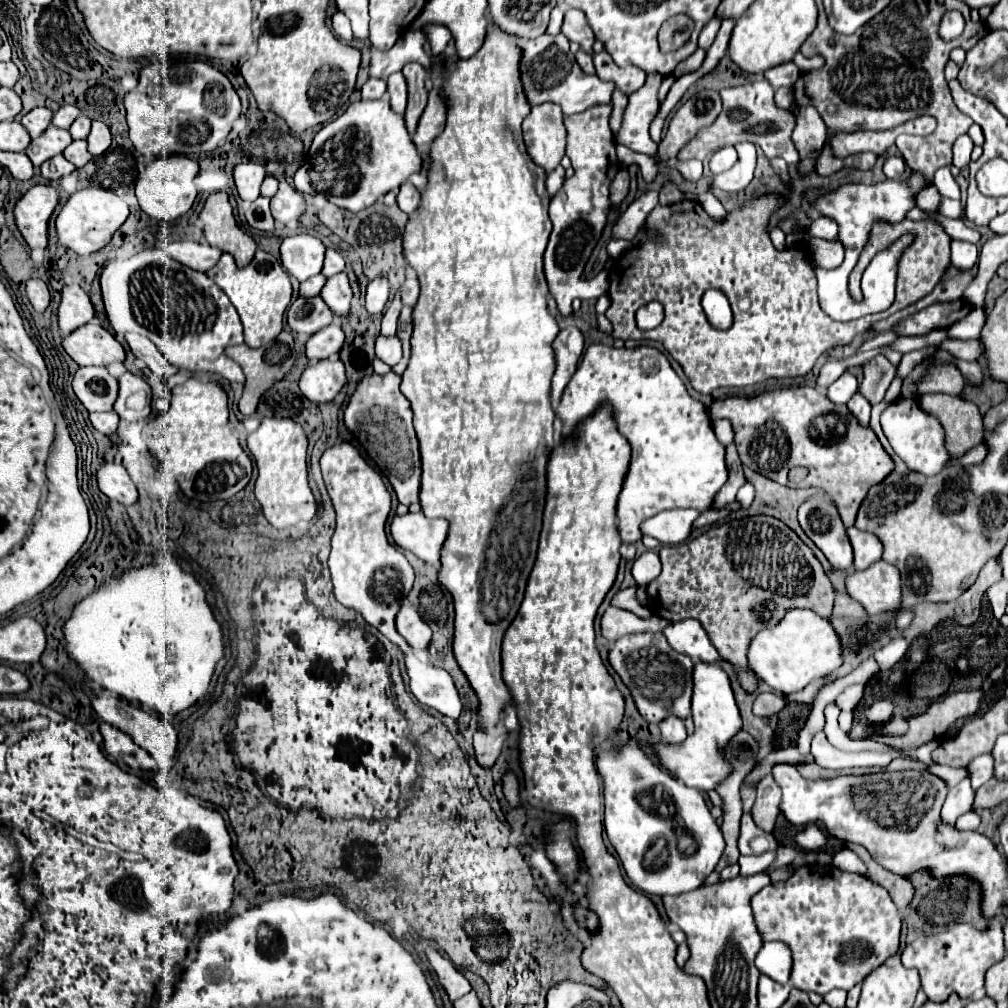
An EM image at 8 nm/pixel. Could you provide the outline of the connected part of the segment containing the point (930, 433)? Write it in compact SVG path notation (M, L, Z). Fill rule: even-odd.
M899 398L897 404L889 406L883 414L881 414L881 426L883 432L893 432L893 450L897 452L897 456L915 472L921 472L925 476L933 476L937 472L941 472L941 468L945 466L945 460L949 458L945 446L943 446L943 430L937 422L937 418L925 414L917 400ZM901 406L901 416L897 416L897 410Z

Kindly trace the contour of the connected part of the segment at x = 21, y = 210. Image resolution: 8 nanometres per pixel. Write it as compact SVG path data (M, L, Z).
M33 186L15 204L15 224L29 248L47 246L47 222L59 202L55 186Z

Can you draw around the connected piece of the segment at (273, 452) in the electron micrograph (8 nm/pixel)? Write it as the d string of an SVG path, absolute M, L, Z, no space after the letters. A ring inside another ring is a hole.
M263 418L261 426L253 434L249 434L247 446L249 446L249 450L257 462L259 476L255 480L255 498L259 500L267 522L277 530L291 528L297 522L311 522L317 514L317 500L315 500L315 496L307 484L307 464L305 464L307 436L305 436L303 428L297 422L293 422L291 418Z

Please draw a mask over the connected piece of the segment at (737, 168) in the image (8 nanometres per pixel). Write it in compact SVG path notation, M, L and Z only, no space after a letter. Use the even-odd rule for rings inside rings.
M741 142L735 146L735 150L739 154L737 164L731 170L713 178L713 186L725 192L739 192L747 188L755 170L755 146L749 142Z

